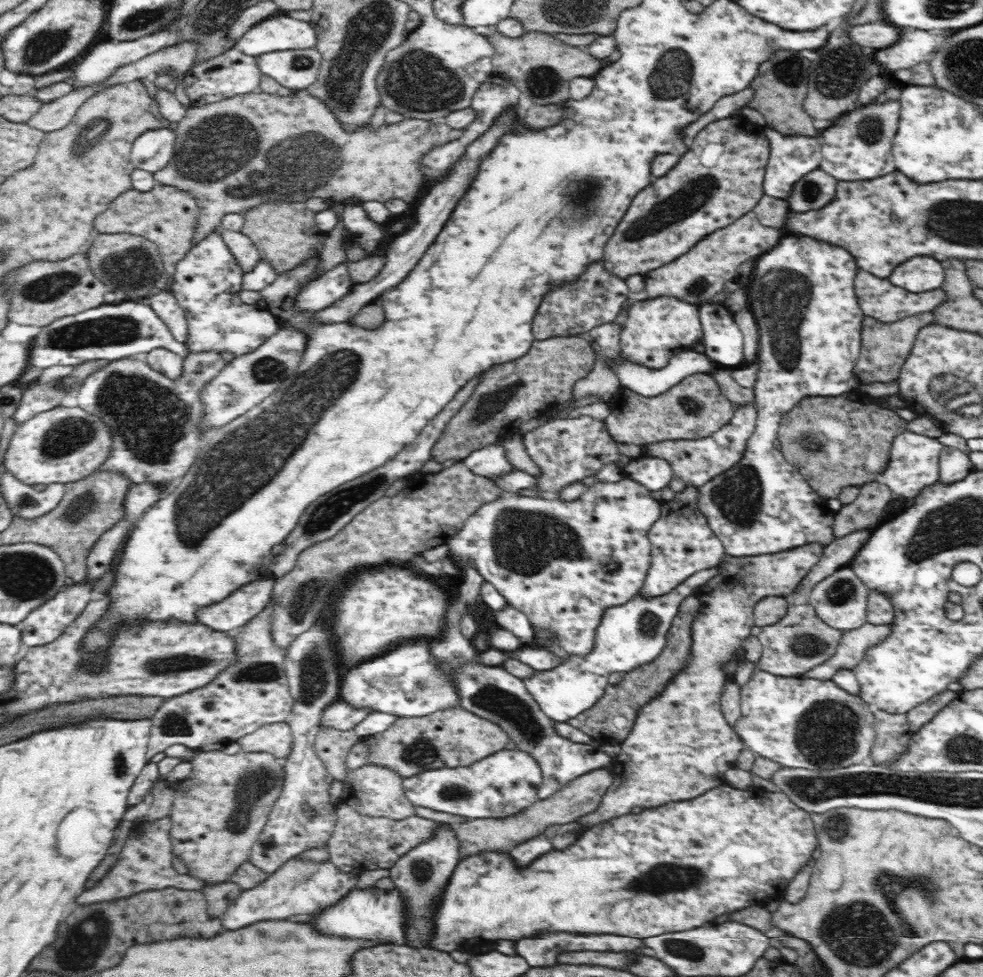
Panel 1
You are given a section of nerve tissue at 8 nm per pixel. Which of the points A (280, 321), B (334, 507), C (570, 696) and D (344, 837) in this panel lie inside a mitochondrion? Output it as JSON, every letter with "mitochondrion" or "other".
{"A":"other","B":"mitochondrion","C":"other","D":"other"}

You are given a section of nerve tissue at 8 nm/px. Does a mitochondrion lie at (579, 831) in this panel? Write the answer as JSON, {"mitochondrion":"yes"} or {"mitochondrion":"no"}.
{"mitochondrion":"no"}

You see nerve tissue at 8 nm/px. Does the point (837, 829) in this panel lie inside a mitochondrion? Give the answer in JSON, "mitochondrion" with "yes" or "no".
{"mitochondrion":"yes"}

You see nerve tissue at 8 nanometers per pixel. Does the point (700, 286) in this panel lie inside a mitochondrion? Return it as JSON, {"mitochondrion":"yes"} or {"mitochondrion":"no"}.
{"mitochondrion":"yes"}

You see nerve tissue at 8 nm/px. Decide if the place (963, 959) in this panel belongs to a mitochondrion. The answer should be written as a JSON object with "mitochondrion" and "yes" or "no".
{"mitochondrion":"no"}

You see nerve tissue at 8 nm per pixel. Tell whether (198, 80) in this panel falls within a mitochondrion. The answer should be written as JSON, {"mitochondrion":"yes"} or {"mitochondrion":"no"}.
{"mitochondrion":"no"}

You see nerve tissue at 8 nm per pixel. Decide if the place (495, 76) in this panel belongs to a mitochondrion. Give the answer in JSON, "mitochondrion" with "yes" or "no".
{"mitochondrion":"no"}

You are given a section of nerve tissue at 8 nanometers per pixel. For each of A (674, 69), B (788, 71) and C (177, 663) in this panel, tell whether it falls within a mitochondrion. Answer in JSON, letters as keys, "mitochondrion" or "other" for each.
{"A":"mitochondrion","B":"mitochondrion","C":"mitochondrion"}

